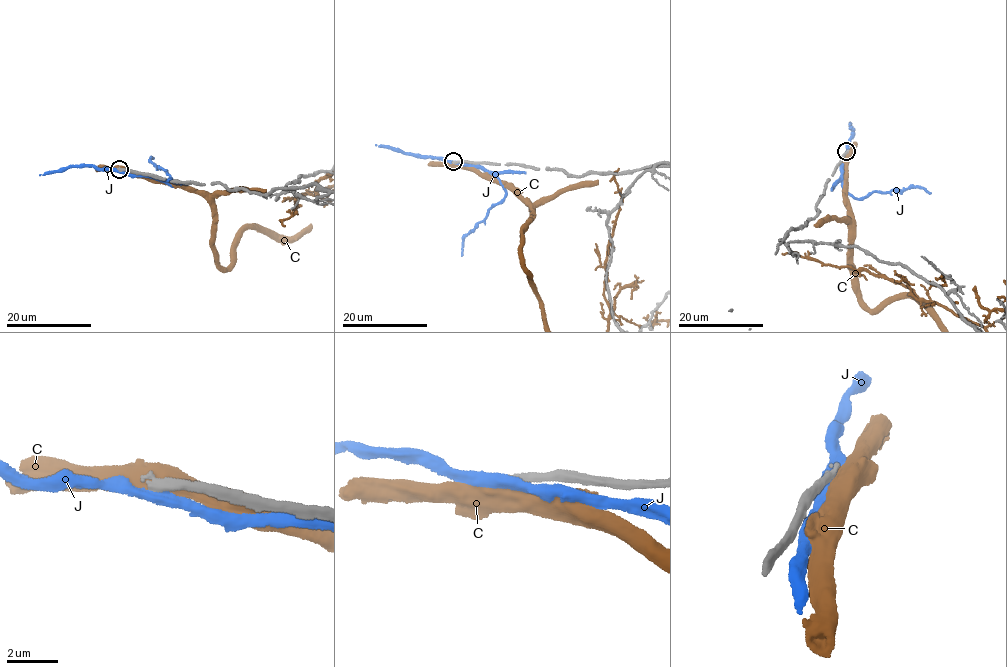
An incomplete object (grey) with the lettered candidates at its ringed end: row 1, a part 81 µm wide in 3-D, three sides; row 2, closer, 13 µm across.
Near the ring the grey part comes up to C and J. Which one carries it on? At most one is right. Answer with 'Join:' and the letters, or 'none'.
Join: none

